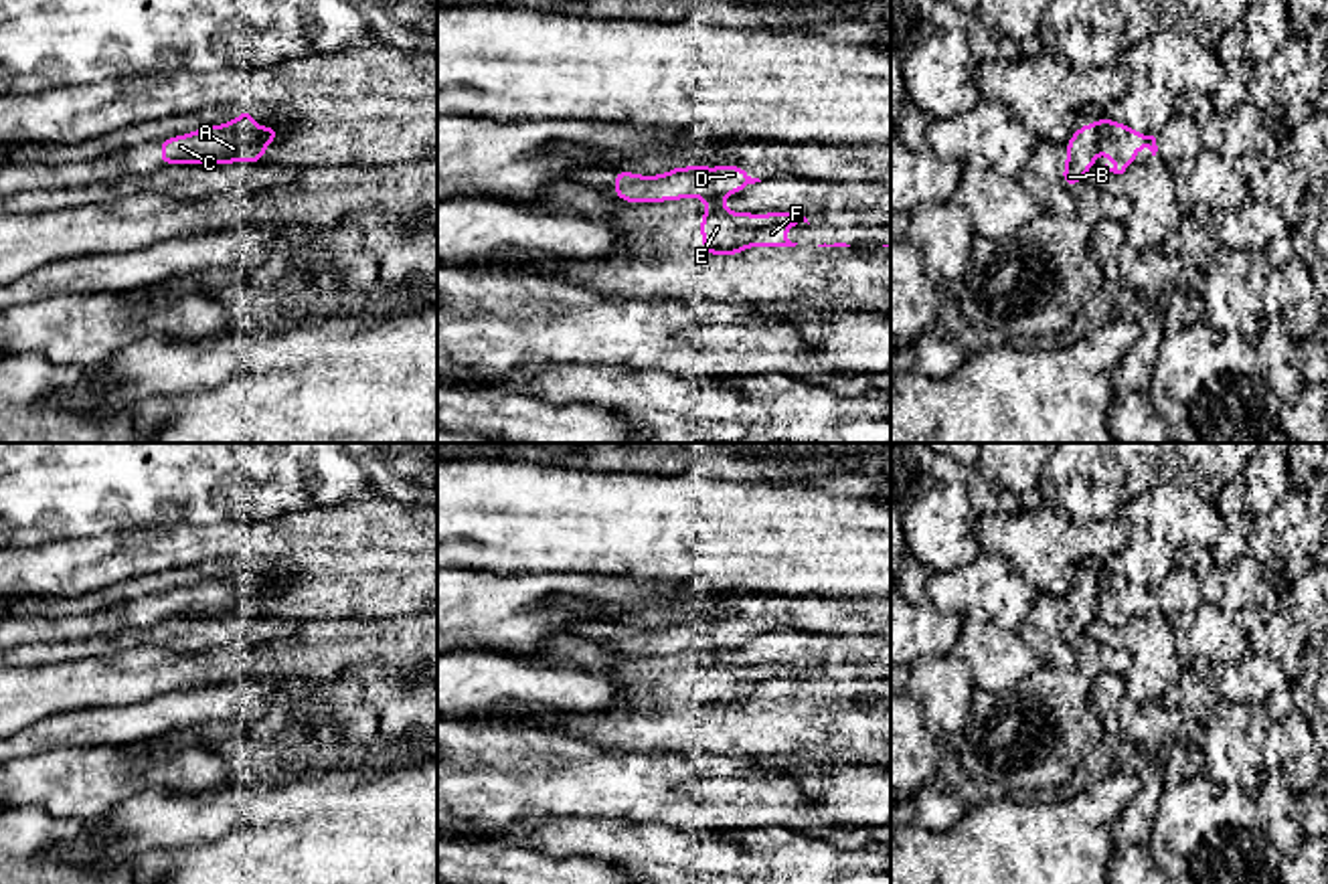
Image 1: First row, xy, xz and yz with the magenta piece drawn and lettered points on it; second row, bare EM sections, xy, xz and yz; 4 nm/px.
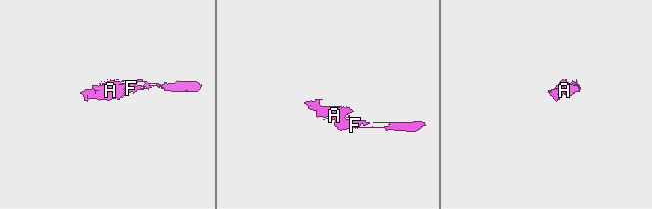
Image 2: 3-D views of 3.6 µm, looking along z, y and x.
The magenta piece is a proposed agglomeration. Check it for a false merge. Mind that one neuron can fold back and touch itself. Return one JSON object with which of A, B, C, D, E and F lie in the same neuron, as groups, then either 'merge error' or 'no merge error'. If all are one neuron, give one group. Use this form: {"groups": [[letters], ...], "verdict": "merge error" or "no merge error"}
{"groups": [["A", "B", "C", "D"], ["E", "F"]], "verdict": "merge error"}

